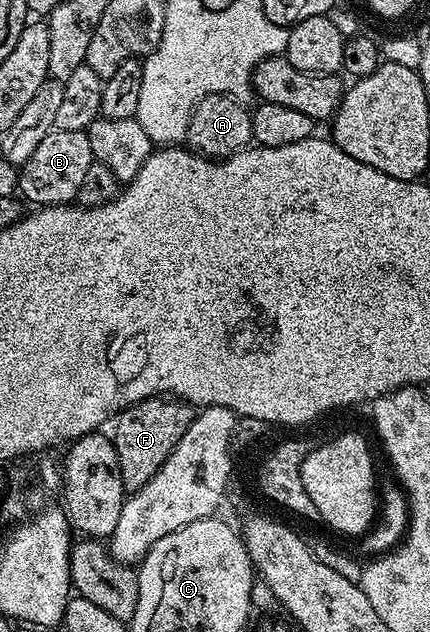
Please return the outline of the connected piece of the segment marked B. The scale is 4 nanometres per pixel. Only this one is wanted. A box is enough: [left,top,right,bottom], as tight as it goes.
[17,130,94,208]

